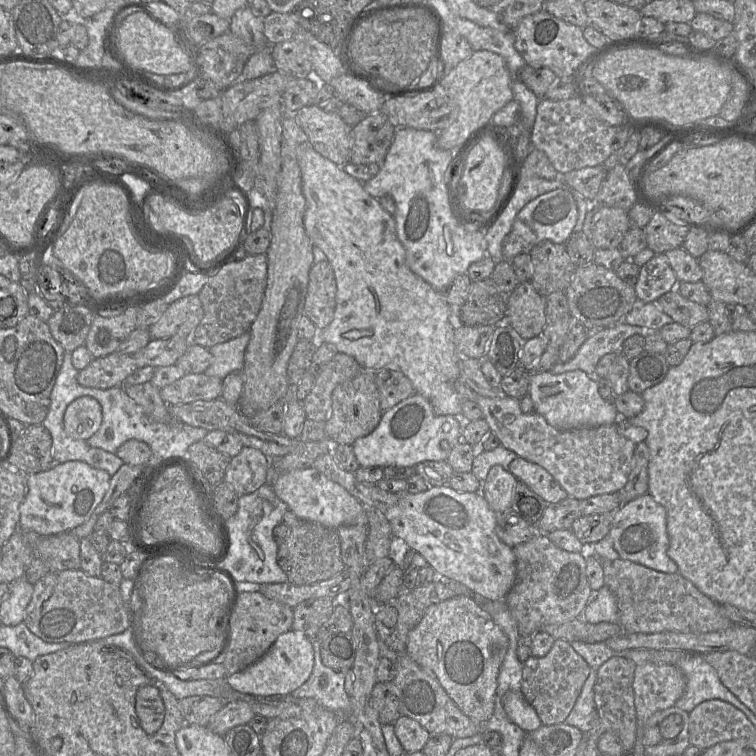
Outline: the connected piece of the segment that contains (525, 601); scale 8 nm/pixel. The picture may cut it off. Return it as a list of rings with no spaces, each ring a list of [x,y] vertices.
[[[547,534],[535,535],[528,541],[517,544],[512,547],[515,559],[516,559],[516,578],[513,587],[505,597],[505,603],[509,609],[511,616],[516,620],[520,636],[522,635],[534,635],[536,632],[541,632],[541,627],[548,624],[567,622],[573,619],[581,618],[581,614],[584,608],[589,603],[595,592],[590,588],[587,576],[586,576],[586,558],[581,552],[568,552],[557,547],[552,541],[549,540]]]

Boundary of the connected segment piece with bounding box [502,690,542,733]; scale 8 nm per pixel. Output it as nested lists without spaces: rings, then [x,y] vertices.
[[[521,691],[506,692],[502,697],[502,704],[508,718],[526,733],[542,725],[535,709],[526,701]]]

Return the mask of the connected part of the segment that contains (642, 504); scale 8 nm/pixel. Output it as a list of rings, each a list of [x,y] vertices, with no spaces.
[[[649,493],[621,505],[610,517],[611,528],[608,535],[621,559],[664,573],[678,573],[678,566],[667,554],[669,537],[666,509],[657,503]]]

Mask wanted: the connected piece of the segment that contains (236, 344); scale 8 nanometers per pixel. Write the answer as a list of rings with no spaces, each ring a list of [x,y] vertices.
[[[246,332],[239,337],[208,348],[212,356],[211,364],[204,373],[223,380],[228,374],[241,371],[249,340],[250,332]]]

